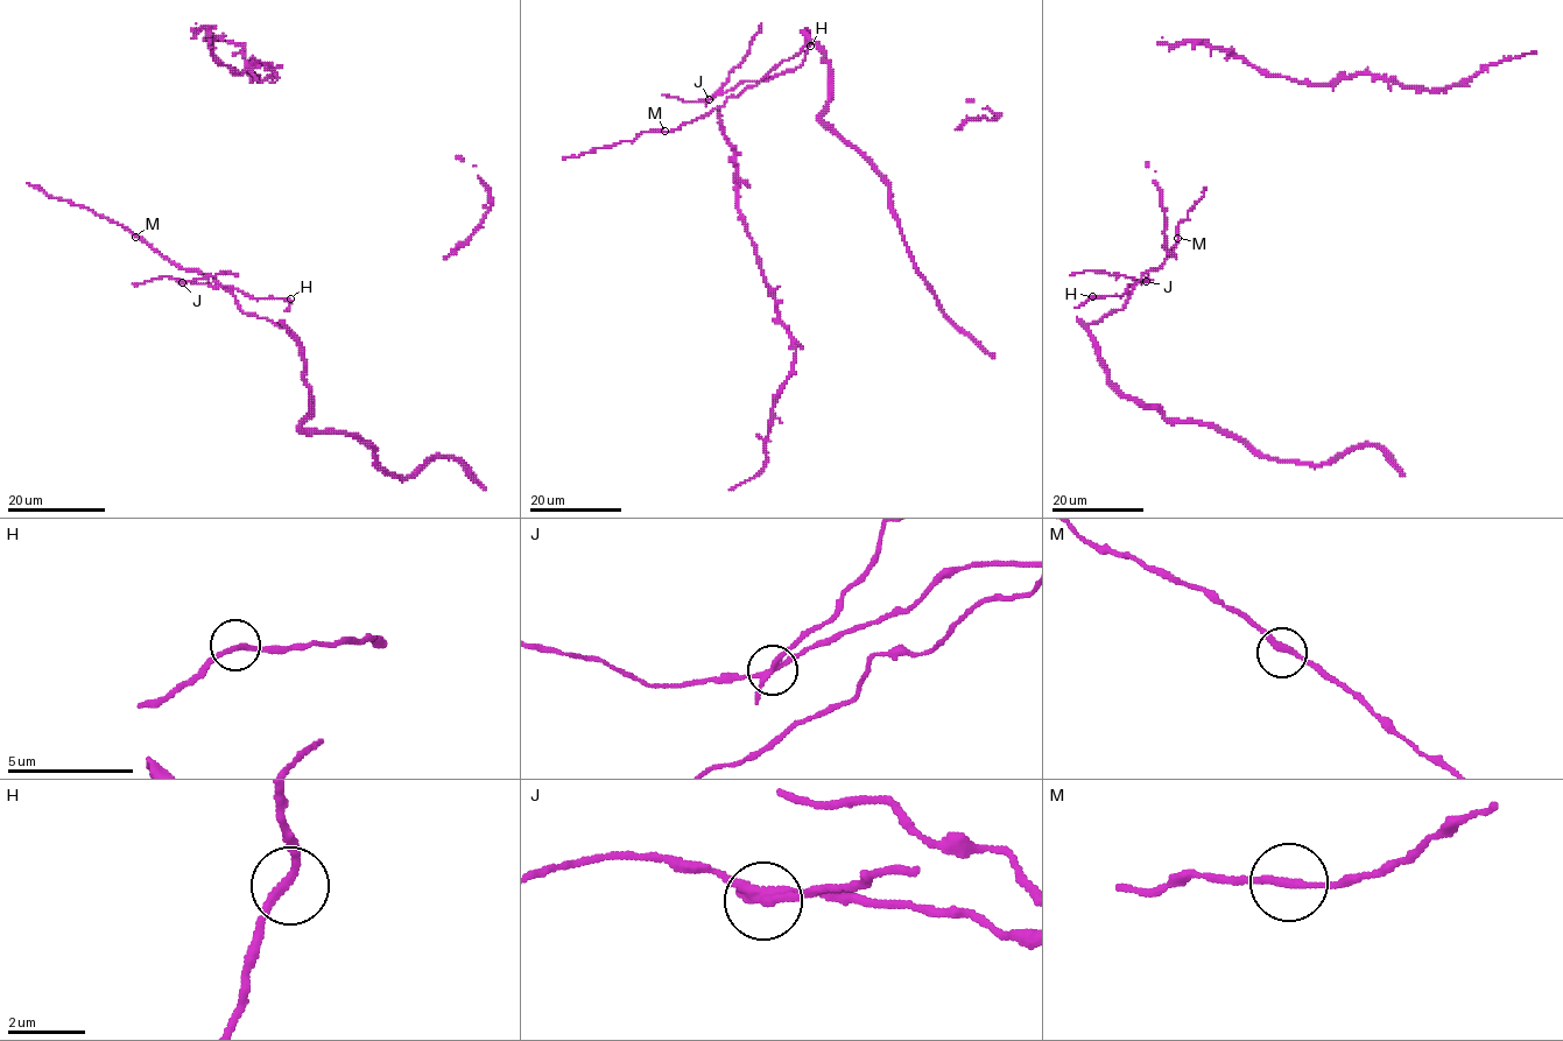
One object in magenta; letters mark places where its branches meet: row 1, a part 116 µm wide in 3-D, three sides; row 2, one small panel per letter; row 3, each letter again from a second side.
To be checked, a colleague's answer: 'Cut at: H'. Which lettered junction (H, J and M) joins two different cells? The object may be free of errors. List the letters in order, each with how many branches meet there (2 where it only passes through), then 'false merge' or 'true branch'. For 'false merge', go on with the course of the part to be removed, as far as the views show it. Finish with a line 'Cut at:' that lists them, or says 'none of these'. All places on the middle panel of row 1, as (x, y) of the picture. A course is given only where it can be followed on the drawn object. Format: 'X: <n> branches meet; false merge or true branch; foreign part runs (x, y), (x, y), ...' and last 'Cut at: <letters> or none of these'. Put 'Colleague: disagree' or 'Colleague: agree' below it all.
H: 2 branches meet; true branch
J: 3 branches meet; false merge; foreign part runs (709, 100), (748, 53), (760, 23)
M: 2 branches meet; true branch
Cut at: J
Colleague: disagree

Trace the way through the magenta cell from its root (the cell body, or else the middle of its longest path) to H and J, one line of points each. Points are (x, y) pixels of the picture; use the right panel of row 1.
H: (1177, 236), (1176, 245), (1163, 262), (1145, 272), (1134, 285), (1127, 285), (1121, 296), (1092, 296)
J: (1177, 236), (1176, 245), (1163, 262), (1129, 285), (1147, 281)

